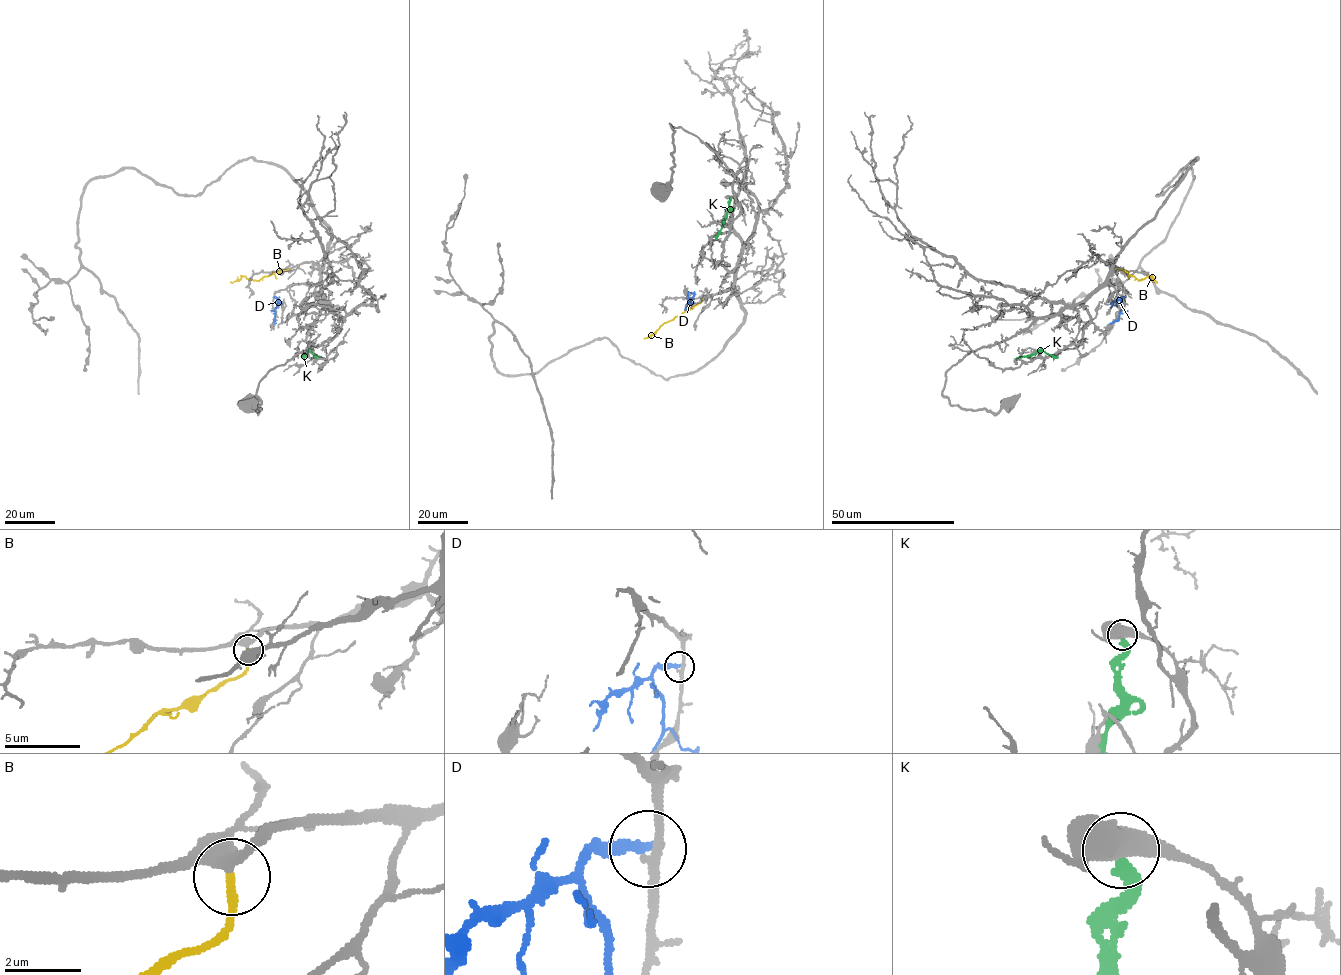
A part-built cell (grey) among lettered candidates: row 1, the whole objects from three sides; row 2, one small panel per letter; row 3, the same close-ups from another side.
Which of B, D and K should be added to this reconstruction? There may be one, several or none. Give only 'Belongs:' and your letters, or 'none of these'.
Belongs: B

